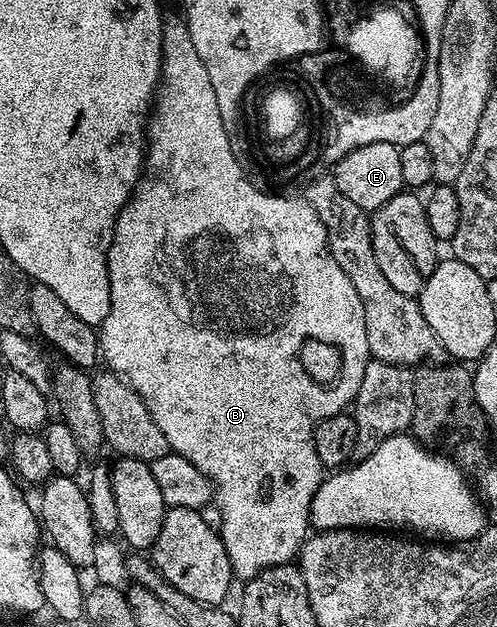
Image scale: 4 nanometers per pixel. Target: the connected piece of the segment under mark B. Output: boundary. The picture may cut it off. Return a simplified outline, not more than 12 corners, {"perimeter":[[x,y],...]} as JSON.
{"perimeter":[[182,16],[115,220],[102,364],[294,562],[365,307],[247,178]]}

